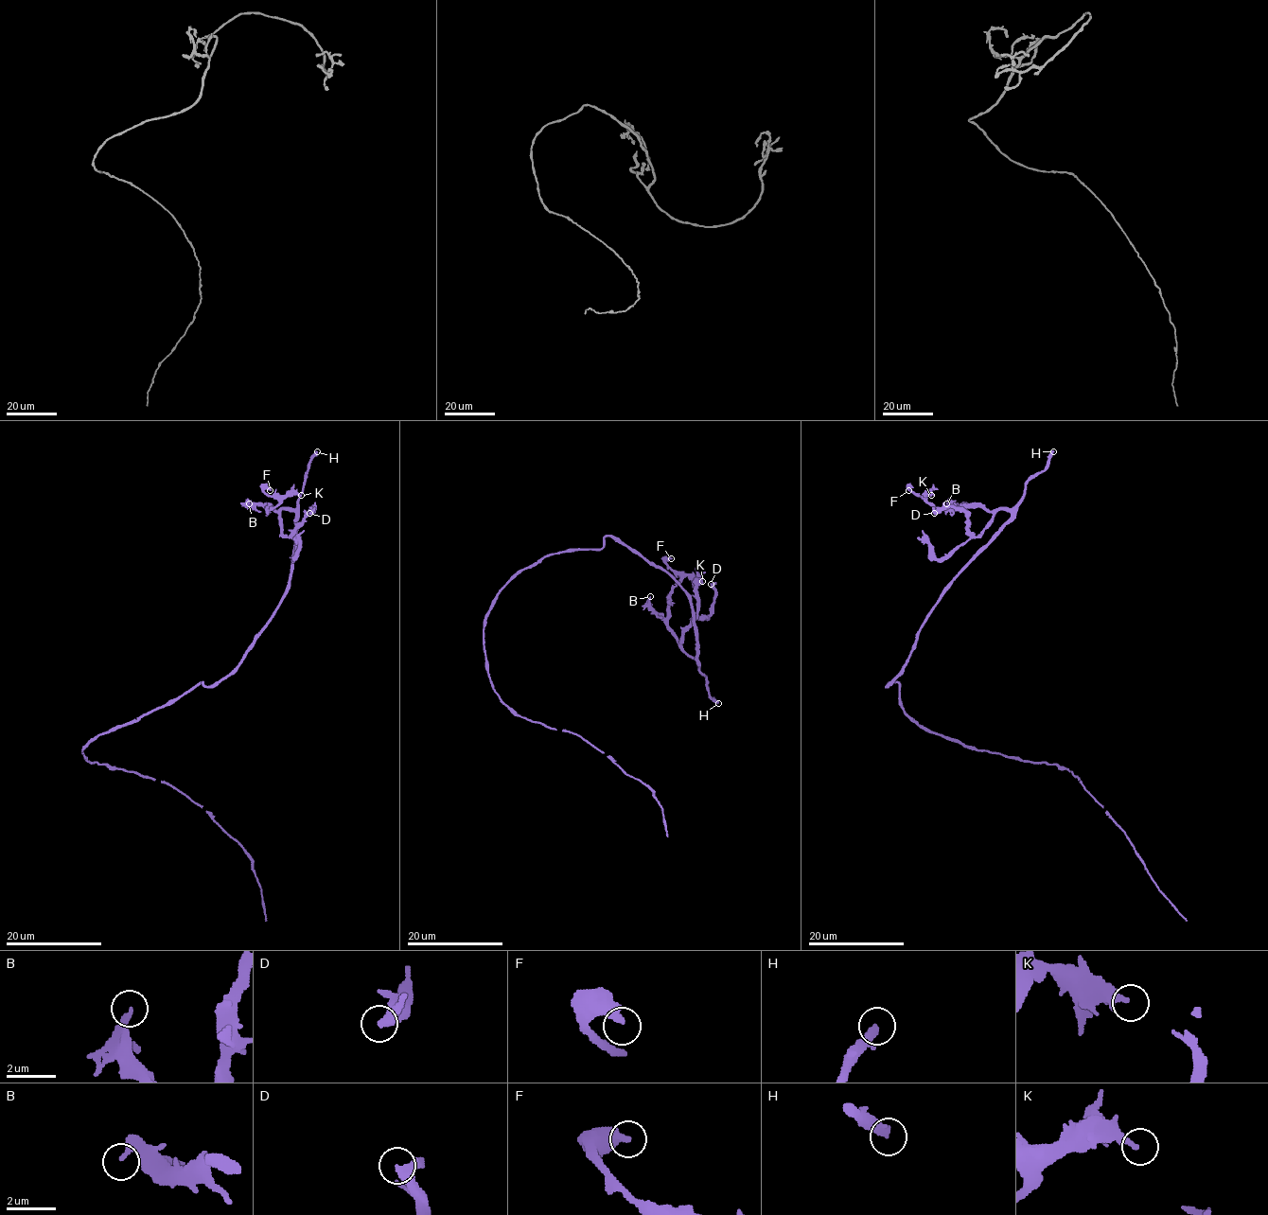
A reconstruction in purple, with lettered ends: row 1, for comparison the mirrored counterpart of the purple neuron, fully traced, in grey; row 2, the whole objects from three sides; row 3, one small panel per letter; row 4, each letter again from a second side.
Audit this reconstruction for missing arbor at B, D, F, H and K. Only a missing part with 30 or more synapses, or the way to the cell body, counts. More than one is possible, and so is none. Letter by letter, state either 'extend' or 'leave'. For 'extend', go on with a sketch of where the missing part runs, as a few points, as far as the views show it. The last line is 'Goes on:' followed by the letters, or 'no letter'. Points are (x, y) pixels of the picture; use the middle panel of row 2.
B: leave
D: leave
F: leave
H: extend
K: leave
Goes on: H

